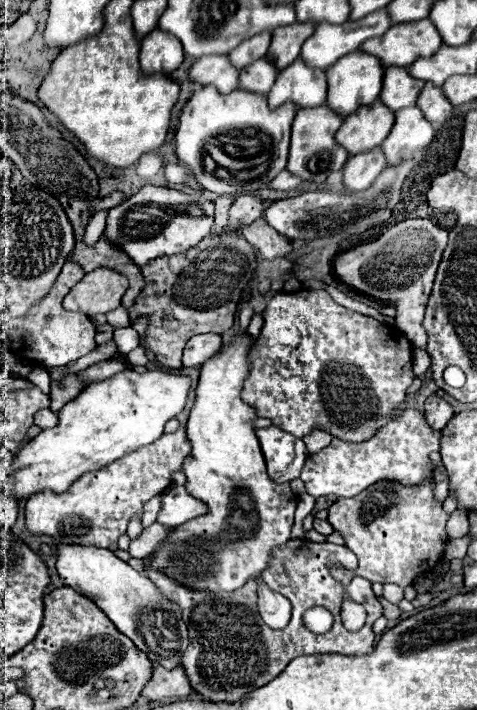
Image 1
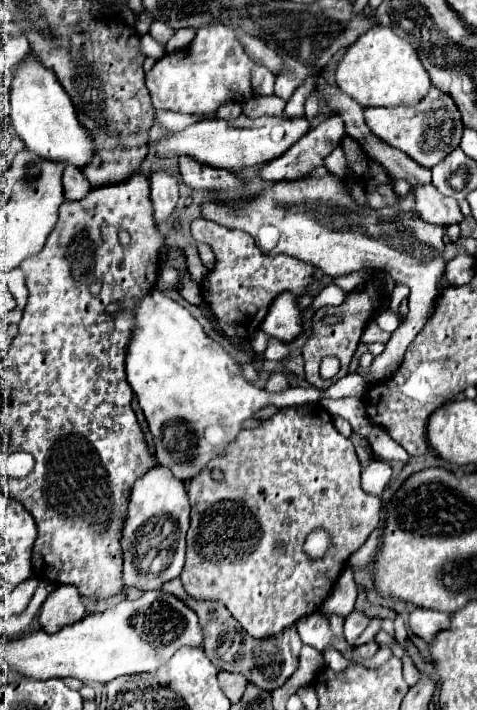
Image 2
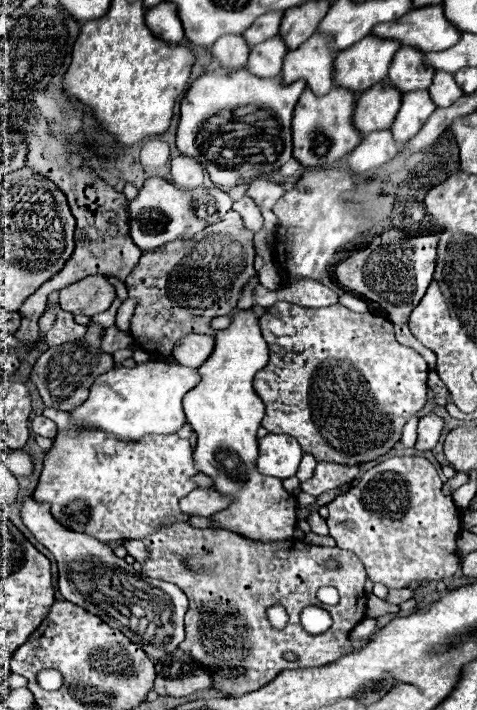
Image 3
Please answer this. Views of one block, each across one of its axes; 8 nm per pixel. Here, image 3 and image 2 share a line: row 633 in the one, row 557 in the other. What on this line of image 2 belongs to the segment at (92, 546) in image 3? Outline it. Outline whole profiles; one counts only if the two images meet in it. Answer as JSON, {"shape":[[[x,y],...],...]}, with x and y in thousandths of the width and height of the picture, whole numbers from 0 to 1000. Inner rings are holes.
{"shape":[[[340,656],[310,662],[294,676],[285,676],[252,755],[260,783],[260,828],[335,831],[344,820],[373,814],[386,800],[386,755],[394,741],[398,710],[386,679],[369,676],[365,668]]]}

